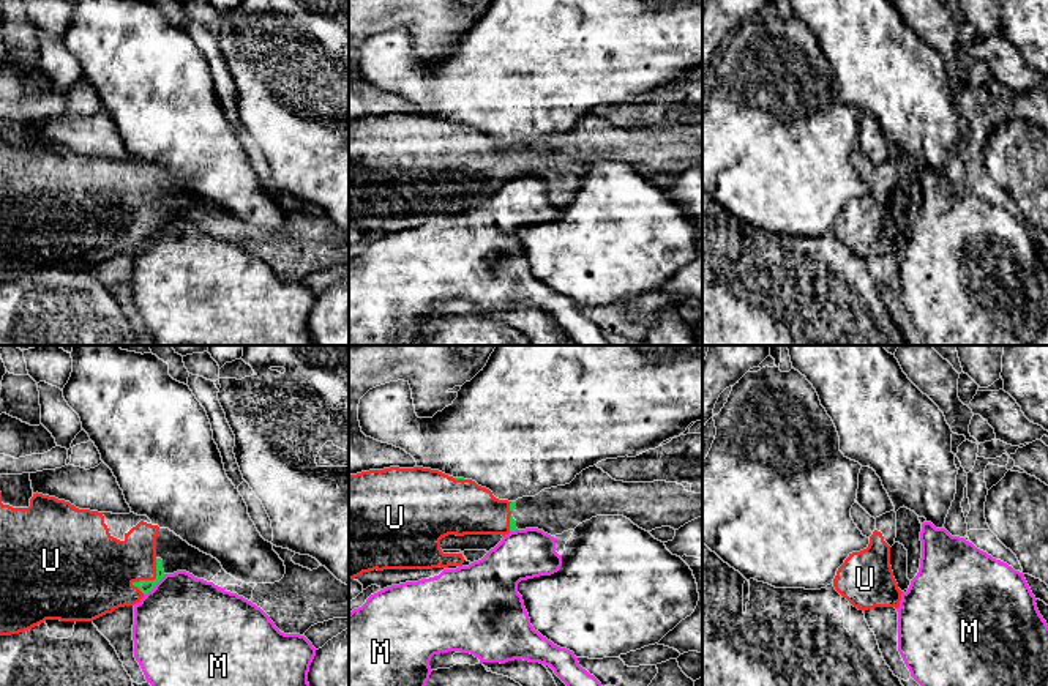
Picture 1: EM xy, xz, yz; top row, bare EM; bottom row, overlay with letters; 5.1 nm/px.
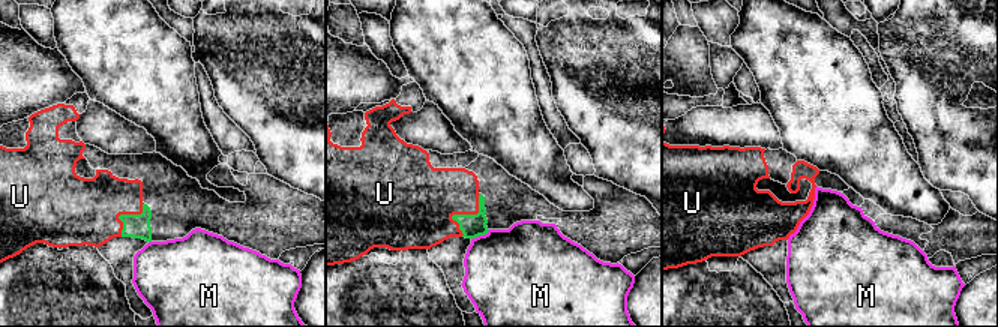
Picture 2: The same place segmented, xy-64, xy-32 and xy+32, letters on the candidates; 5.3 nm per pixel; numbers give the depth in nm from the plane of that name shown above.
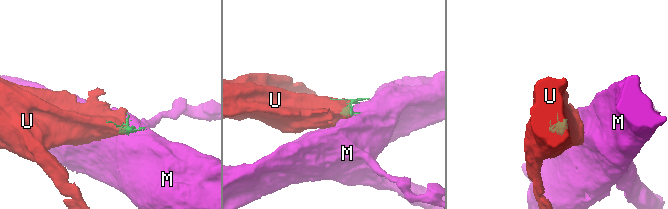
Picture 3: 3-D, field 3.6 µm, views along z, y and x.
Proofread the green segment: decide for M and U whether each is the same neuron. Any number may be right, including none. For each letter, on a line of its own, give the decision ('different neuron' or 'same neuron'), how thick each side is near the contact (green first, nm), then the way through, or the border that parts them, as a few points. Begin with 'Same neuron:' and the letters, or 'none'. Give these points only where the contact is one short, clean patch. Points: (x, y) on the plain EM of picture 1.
Same neuron: U
M: different neuron | 60/480 nm | along xy (166, 221), (144, 242)
U: same neuron | 60/340 nm

